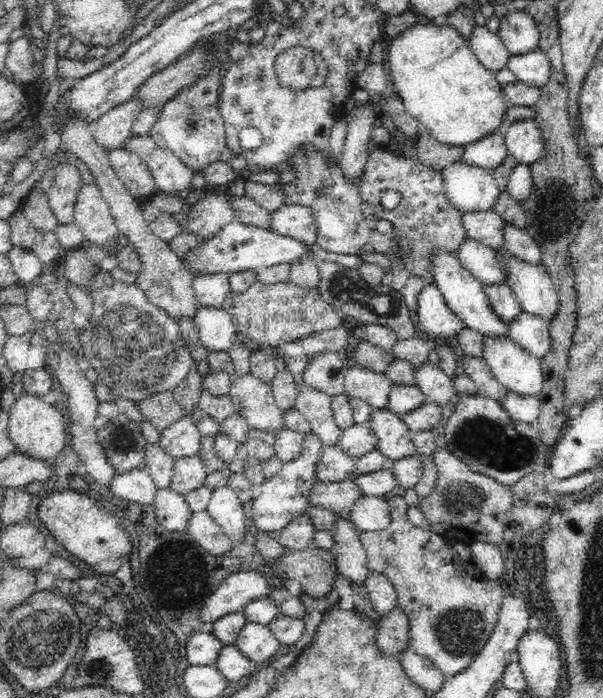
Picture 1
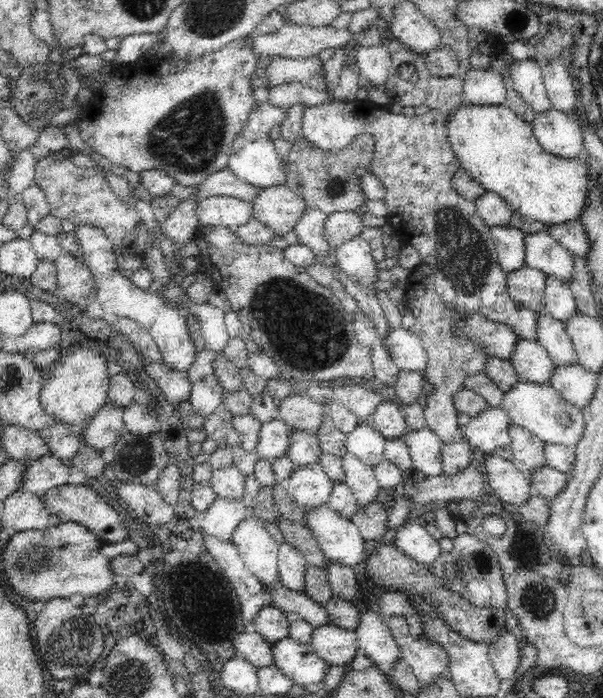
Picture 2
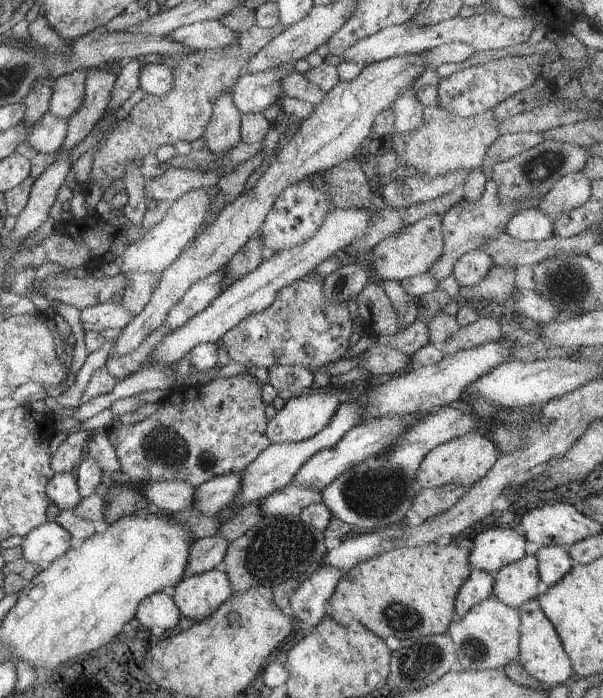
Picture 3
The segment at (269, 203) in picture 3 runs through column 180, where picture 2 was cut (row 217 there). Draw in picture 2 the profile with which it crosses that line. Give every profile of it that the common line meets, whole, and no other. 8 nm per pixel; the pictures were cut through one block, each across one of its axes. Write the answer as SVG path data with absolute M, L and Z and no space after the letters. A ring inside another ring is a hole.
M285 184L270 188L260 188L252 205L253 218L275 232L275 236L283 236L293 230L295 222L304 212L307 204Z

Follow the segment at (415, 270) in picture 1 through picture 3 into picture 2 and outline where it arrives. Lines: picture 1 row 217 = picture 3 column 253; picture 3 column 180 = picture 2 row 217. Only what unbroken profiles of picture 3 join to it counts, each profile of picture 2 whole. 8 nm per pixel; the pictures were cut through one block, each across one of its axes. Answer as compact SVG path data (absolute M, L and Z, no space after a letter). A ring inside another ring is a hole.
M354 98L350 101L332 100L326 104L306 107L301 121L303 138L322 150L340 152L352 146L357 137L369 135L374 138L375 151L368 170L380 179L387 190L383 198L387 206L387 216L383 224L399 239L401 246L410 244L412 248L416 248L422 256L422 263L439 272L435 290L440 298L461 314L484 315L490 320L507 324L518 337L537 340L538 310L524 308L510 298L507 291L507 272L500 266L490 226L475 211L475 202L460 196L452 186L451 176L461 168L461 164L454 156L448 141L446 116L436 109L414 116L394 114L387 107L377 105L370 99Z

